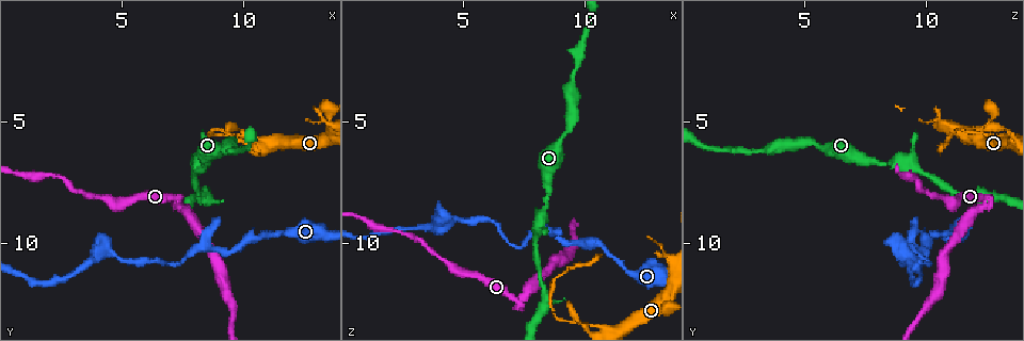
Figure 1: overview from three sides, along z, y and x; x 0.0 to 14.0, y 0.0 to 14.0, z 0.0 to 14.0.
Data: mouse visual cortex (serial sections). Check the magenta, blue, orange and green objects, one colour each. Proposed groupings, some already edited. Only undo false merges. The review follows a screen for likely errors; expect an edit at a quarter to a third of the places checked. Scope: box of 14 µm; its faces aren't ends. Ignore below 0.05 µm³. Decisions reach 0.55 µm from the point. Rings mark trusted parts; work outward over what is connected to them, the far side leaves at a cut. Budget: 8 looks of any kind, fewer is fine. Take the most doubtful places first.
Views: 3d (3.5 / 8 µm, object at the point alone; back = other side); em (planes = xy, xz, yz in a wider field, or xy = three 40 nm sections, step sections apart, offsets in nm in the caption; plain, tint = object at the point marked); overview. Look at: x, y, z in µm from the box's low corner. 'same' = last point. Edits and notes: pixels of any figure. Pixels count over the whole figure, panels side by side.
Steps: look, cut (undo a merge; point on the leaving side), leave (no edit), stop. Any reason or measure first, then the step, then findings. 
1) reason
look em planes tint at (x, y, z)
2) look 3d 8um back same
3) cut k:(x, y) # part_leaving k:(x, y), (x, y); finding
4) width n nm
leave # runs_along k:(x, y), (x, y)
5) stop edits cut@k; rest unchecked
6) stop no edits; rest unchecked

abrupt turn
look 3d 3.5um at (7.4, 10.9, 10.1)

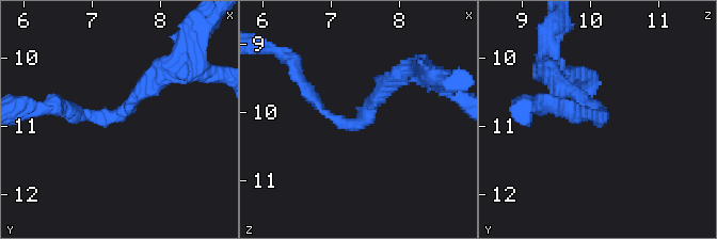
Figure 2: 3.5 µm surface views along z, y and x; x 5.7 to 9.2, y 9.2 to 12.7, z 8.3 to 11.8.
arm_widths 150, 250 nm
look em xy step 3 tint at (7.40, 10.85, 10.20)

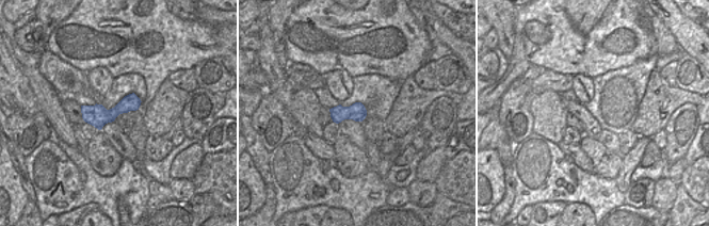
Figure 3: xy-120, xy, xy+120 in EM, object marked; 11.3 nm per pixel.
look em xy step 2 tint same

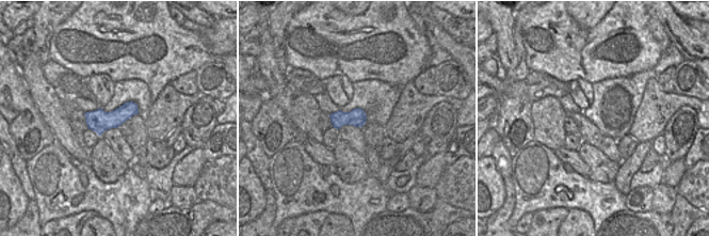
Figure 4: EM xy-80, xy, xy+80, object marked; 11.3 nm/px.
leave # runs_along 2:(156, 81), (116, 114), (64, 104); continuous, no second cell

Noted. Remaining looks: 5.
three arms meet
look 3d 8um at (9.9, 5.4, 13.4)

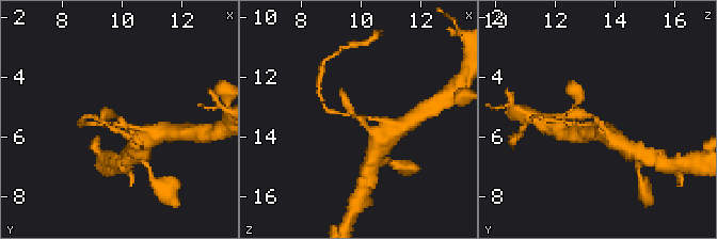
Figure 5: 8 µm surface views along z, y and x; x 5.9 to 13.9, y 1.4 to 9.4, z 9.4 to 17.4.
look 3d 3.5um at (10.0, 5.4, 13.4)

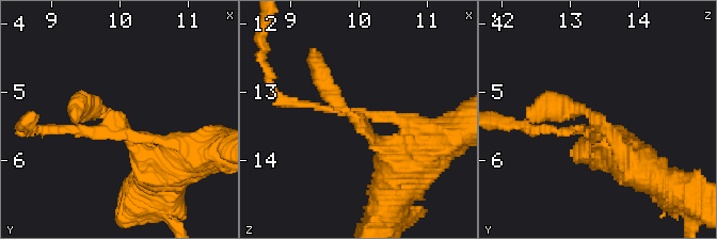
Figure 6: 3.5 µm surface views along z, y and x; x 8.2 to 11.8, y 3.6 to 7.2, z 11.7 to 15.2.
cut 6:(299, 104) # part_leaving 6:(339, 112), (286, 101), (273, 88), (267, 66); two cells meet here

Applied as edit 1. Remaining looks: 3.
calibre changes
look 3d 3.5um at (7.3, 8.3, 12.3)

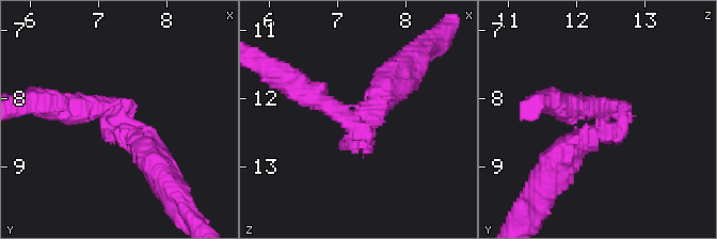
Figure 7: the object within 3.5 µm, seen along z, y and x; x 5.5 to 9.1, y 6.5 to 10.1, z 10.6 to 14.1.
arm_widths 200, 350 nm; need the tissue
look em xy step 1 tint at (7.35, 8.30, 12.35)

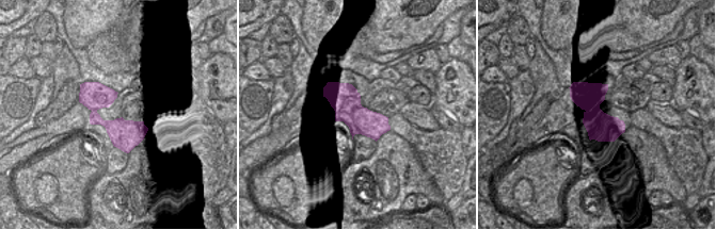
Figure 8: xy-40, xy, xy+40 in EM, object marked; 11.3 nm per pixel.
cut 7:(388, 98) # a second cell is stuck on

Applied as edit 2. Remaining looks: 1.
stop edits cut@6, cut@7; rest unchecked

